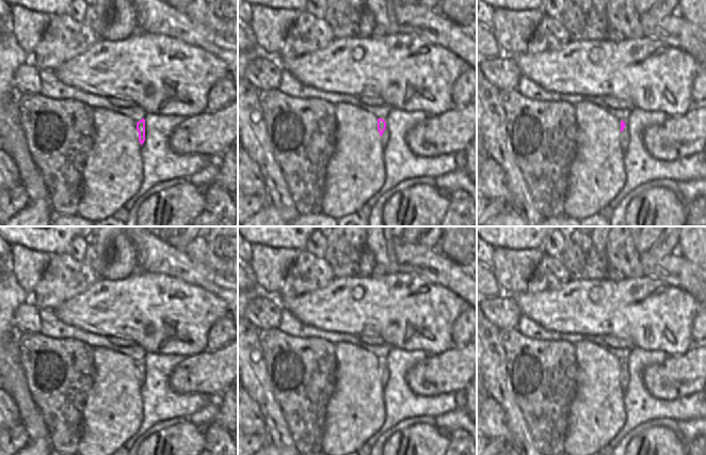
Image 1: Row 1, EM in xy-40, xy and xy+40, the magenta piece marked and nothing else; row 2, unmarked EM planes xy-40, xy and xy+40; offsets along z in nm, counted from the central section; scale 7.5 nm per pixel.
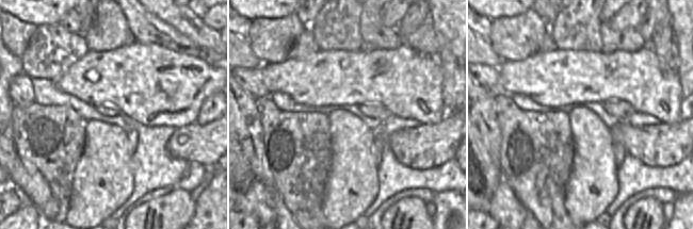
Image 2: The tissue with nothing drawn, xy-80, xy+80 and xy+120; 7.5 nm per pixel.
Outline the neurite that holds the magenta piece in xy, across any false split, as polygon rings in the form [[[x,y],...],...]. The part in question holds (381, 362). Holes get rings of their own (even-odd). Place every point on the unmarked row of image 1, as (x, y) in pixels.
[[[378,358],[378,370],[382,377],[382,387],[388,382],[388,367],[386,366],[386,361],[383,358]]]

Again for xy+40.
[[[621,360],[621,387],[624,390],[629,382],[629,370],[624,360]]]

